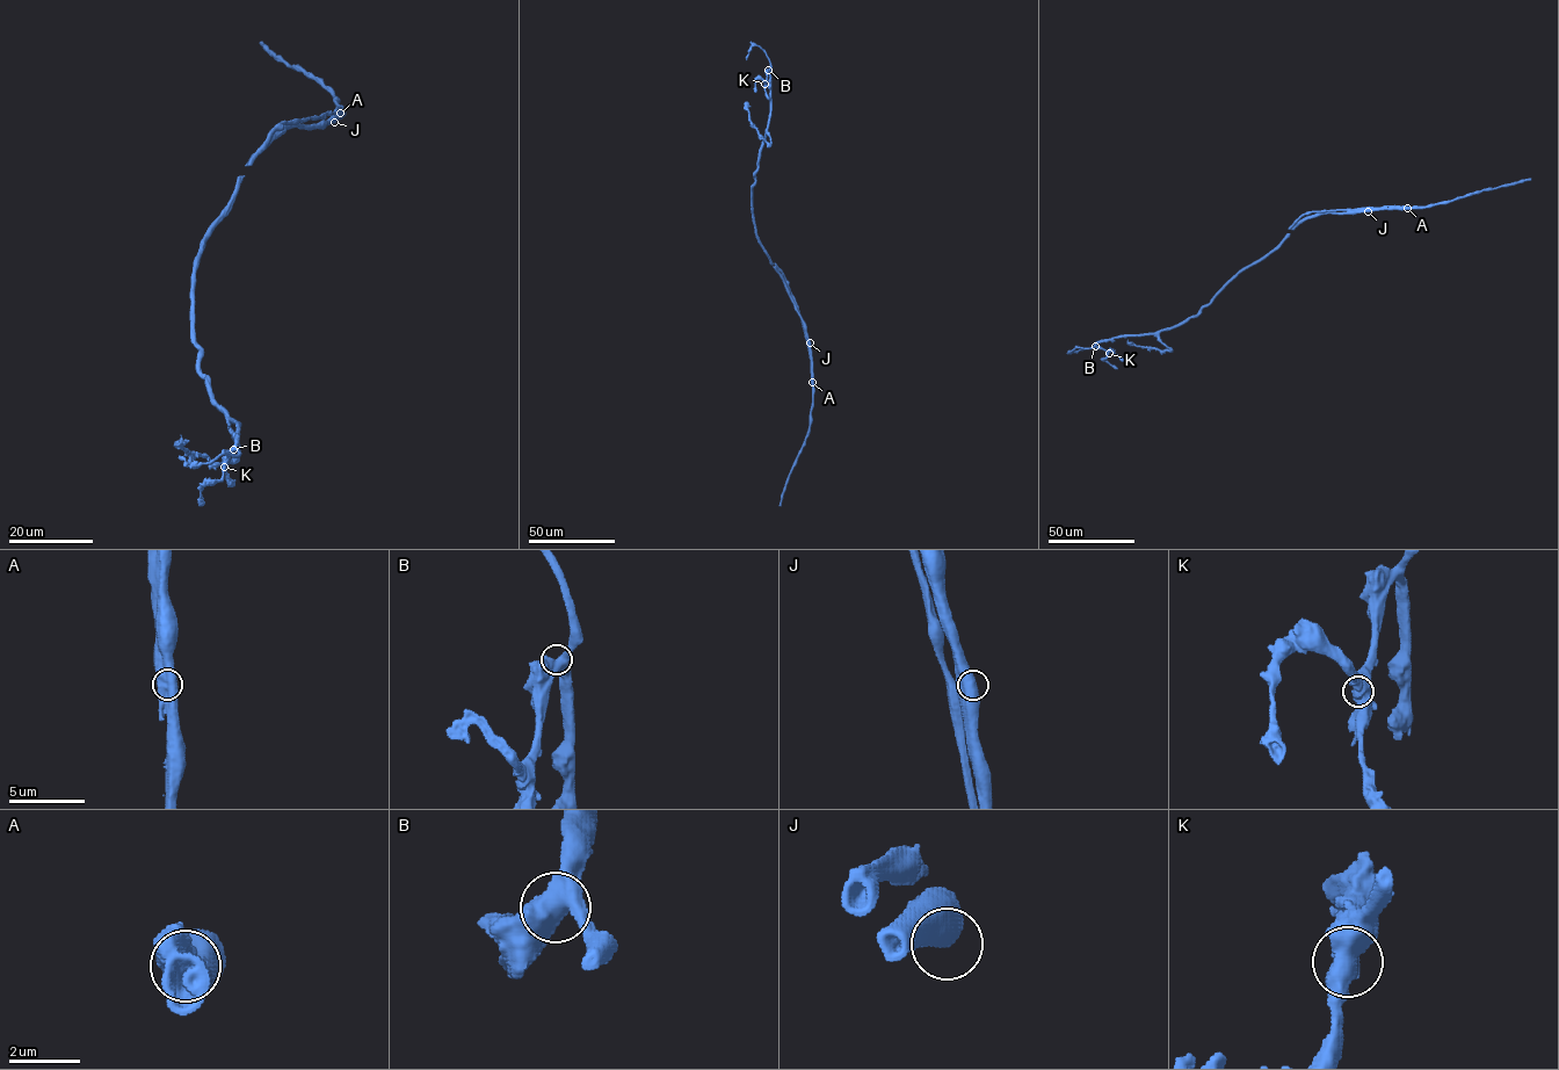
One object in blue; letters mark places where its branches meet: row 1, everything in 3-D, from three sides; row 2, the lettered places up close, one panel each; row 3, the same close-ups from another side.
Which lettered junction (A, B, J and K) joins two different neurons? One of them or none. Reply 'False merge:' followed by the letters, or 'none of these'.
False merge: A

